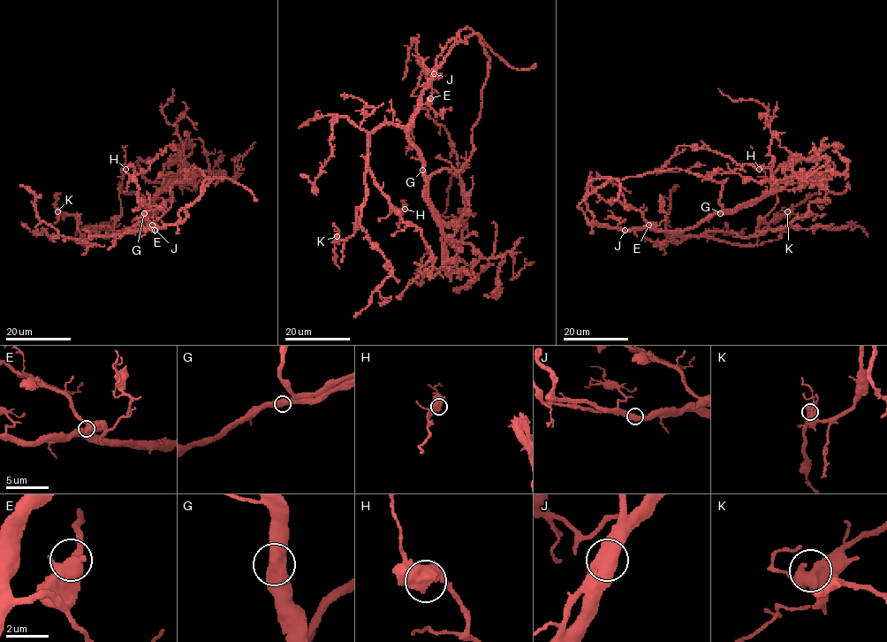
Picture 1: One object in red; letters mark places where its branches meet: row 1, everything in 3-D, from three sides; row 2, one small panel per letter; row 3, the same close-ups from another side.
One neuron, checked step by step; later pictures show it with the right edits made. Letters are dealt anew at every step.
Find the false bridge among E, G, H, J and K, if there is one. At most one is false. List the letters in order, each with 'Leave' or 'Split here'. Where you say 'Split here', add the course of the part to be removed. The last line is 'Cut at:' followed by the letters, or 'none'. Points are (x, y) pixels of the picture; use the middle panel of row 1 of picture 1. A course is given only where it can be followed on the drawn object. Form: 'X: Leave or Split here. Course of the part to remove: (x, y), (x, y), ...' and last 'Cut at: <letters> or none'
E: Leave
G: Leave
H: Leave
J: Leave
K: Leave
Cut at: none

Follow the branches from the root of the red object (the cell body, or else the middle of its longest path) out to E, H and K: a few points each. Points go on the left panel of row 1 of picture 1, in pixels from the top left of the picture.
E: (140, 219), (130, 230), (146, 231), (152, 225)
H: (140, 219), (124, 233), (91, 237), (87, 233), (101, 236), (113, 233), (121, 213), (118, 187), (125, 169)
K: (140, 219), (124, 233), (90, 236), (85, 245), (81, 241), (77, 217), (57, 211)

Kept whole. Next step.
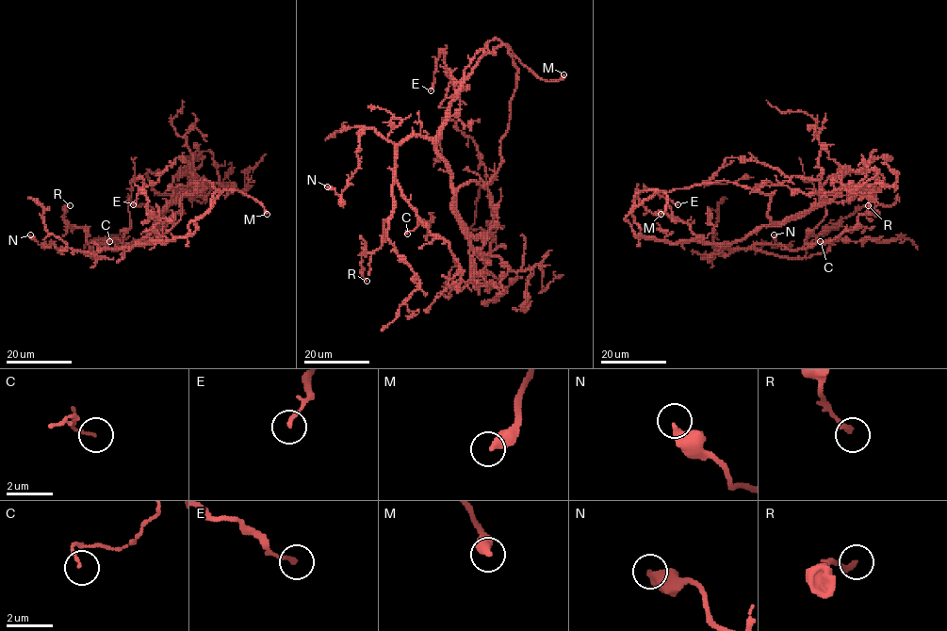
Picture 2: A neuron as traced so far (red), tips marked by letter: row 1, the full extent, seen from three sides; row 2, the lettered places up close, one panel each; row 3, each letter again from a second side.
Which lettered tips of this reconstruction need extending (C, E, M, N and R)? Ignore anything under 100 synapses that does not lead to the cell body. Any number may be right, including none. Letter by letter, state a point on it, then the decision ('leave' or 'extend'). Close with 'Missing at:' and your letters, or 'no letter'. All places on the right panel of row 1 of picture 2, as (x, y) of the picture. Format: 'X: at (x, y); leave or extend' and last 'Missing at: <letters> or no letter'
C: at (820, 241); leave
E: at (677, 204); leave
M: at (661, 214); extend
N: at (774, 234); leave
R: at (868, 205); leave
Missing at: M

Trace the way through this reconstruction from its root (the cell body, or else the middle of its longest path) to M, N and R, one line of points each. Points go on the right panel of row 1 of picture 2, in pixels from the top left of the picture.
M: (755, 232), (730, 242), (666, 242), (642, 236), (632, 215), (634, 196), (663, 190), (667, 203), (661, 214)
N: (755, 232), (723, 248), (729, 250), (726, 255), (714, 249), (759, 248), (767, 241), (780, 247), (774, 234)
R: (755, 232), (723, 248), (757, 249), (802, 258), (809, 236), (838, 227), (843, 218), (868, 205)

